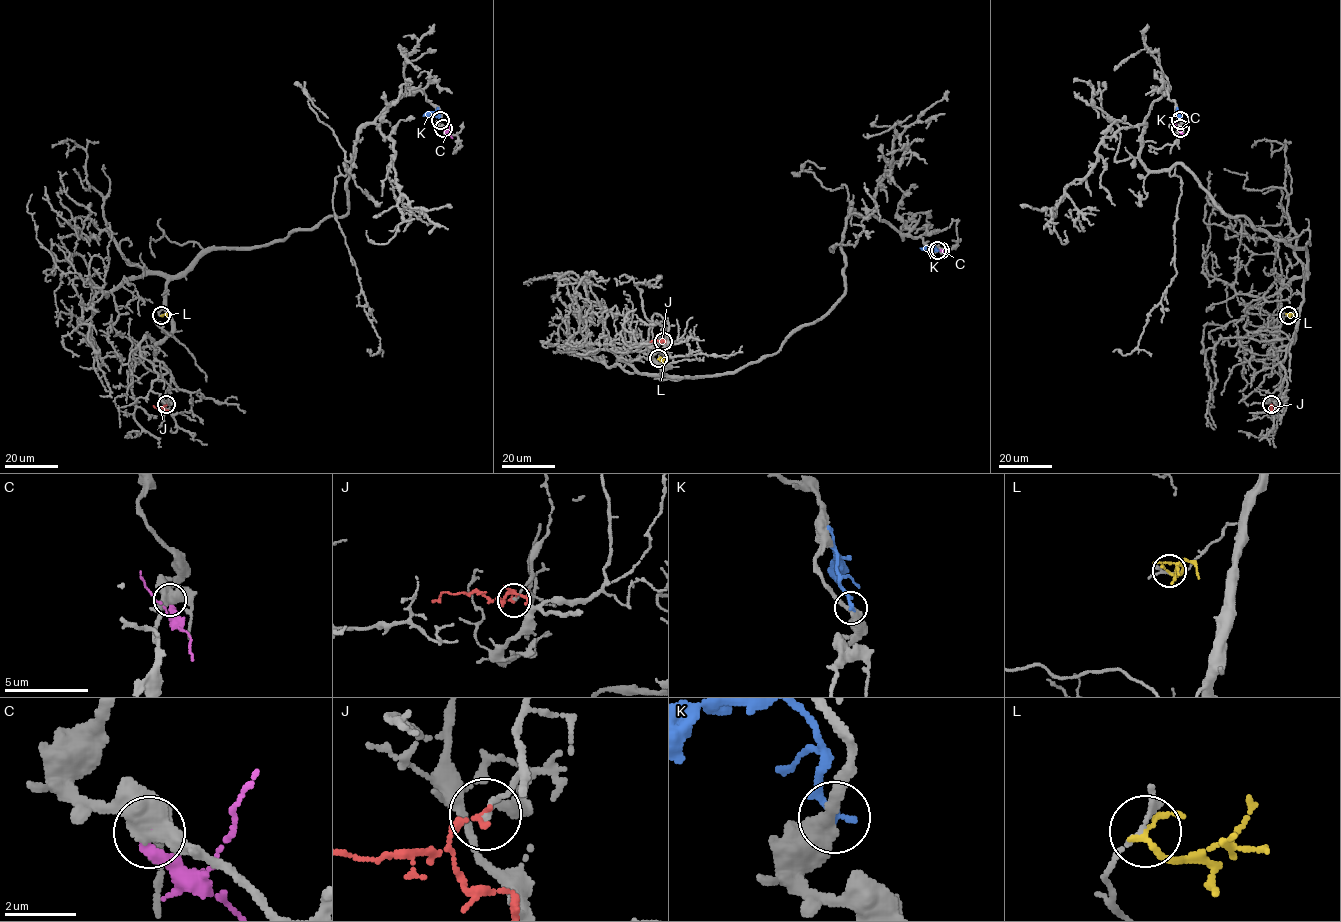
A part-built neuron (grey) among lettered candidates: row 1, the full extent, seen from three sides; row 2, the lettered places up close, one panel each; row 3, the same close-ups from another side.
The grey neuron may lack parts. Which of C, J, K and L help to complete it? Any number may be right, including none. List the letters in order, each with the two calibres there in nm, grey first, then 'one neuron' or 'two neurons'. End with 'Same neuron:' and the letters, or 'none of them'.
C: 550 nm thick on the grey side, 360 nm on the other; two neurons
J: 130 nm thick on the grey side, 200 nm on the other; two neurons
K: 400 nm thick on the grey side, 260 nm on the other; two neurons
L: 170 nm thick on the grey side, 200 nm on the other; two neurons
Same neuron: none of them

